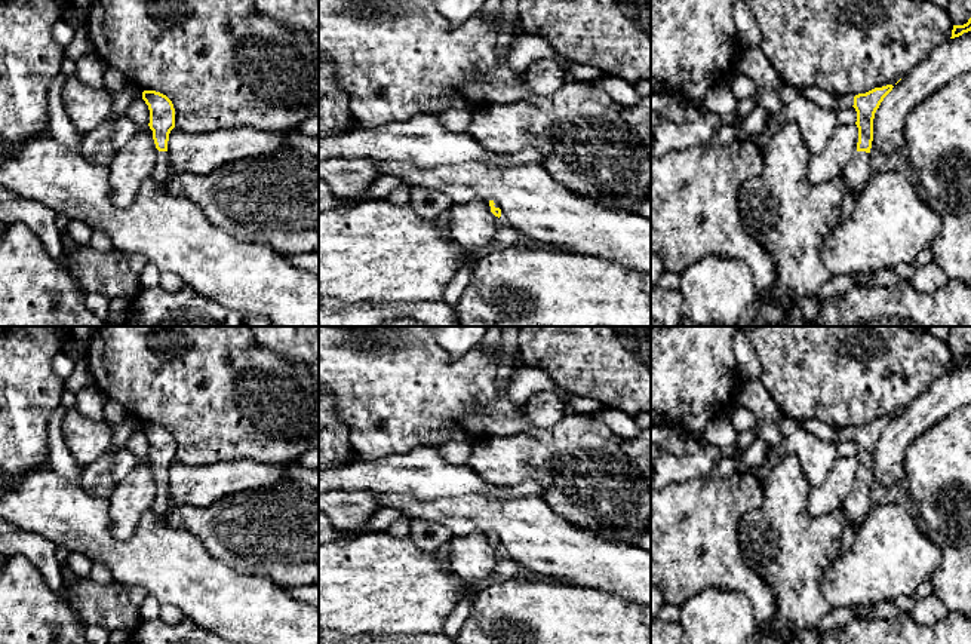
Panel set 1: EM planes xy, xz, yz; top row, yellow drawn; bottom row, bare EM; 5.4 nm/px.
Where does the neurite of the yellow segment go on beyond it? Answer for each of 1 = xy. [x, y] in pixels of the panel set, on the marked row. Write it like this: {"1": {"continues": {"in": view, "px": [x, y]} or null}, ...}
{"1": {"continues": {"in": "xy", "px": [162, 172]}}}

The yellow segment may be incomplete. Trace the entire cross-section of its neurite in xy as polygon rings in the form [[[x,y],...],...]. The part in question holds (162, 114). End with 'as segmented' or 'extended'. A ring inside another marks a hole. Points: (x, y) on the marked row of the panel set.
[[[144,91],[142,99],[150,110],[150,129],[153,131],[153,139],[159,150],[157,165],[153,171],[153,181],[163,185],[172,175],[169,163],[168,141],[169,134],[175,128],[175,108],[172,101],[156,91]]]; extended

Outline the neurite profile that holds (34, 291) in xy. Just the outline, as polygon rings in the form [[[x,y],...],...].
[[[25,224],[6,227],[0,236],[0,326],[107,326],[86,306],[86,292],[46,251]]]

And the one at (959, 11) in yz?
[[[949,0],[946,10],[953,25],[964,25],[971,18],[971,0]]]

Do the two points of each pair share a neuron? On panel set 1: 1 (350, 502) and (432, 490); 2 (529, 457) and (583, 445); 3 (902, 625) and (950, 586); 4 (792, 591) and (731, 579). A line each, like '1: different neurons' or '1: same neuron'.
1: different neurons
2: same neuron
3: different neurons
4: different neurons

